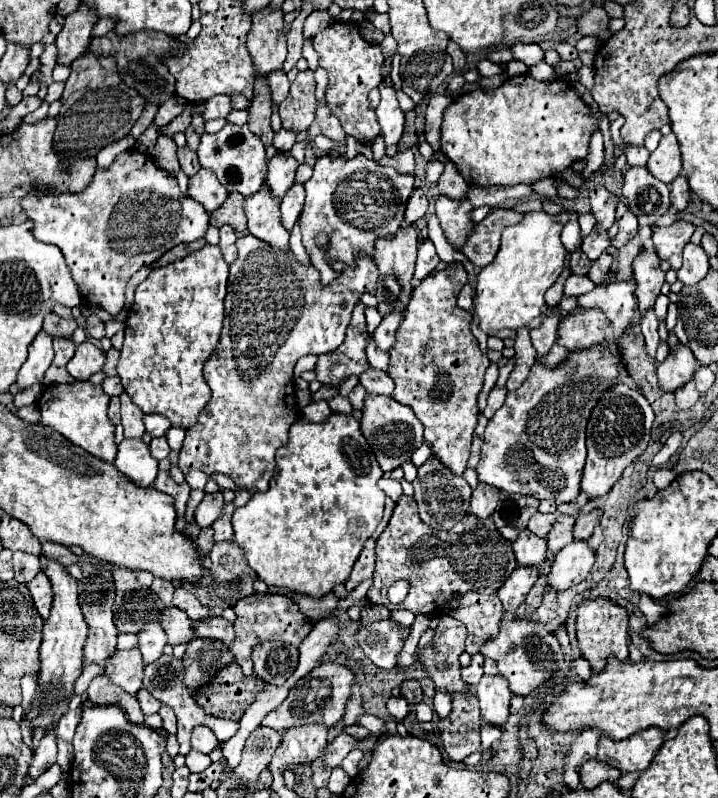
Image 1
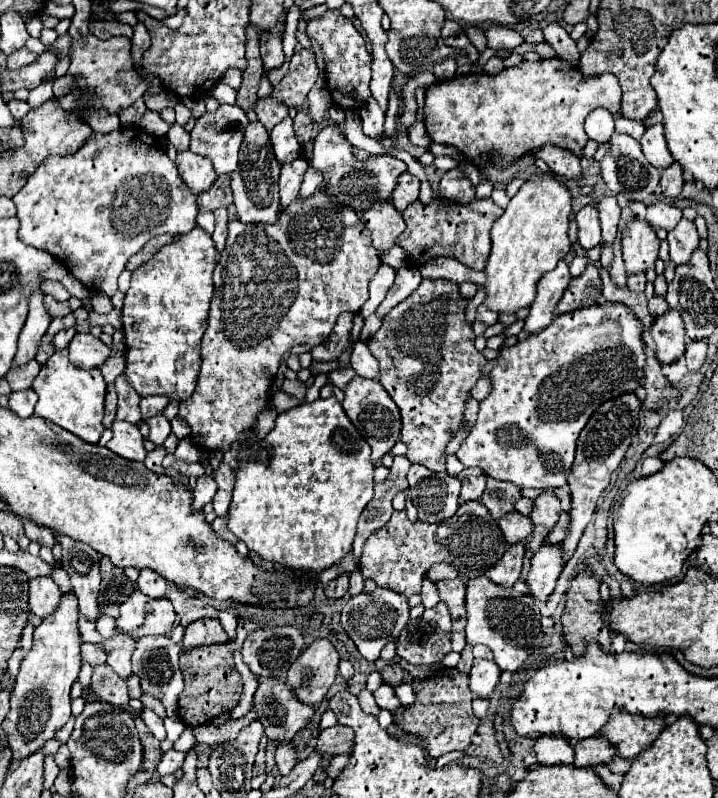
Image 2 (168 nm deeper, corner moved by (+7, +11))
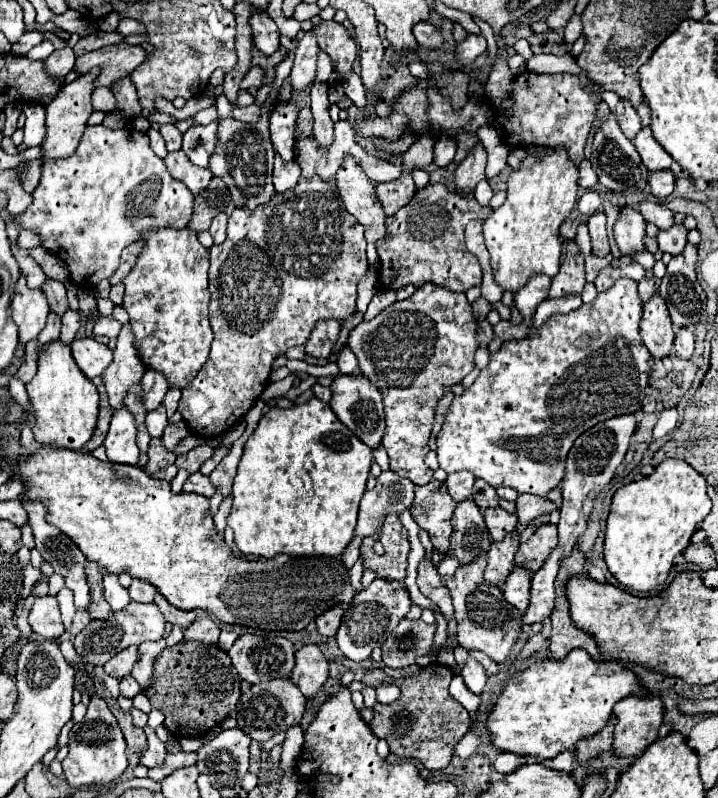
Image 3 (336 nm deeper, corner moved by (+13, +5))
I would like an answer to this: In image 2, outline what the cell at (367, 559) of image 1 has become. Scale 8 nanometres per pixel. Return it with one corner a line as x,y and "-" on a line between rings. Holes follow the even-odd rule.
340,575
338,579
334,579
334,581
330,581
328,585
324,585
324,595
326,595
326,599
330,599
330,601
342,599
346,591
348,591
348,575

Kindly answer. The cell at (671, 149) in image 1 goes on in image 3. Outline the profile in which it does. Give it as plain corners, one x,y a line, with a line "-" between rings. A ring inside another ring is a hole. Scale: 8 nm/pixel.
644,127
636,139
634,139
634,145
646,165
648,171
660,171
660,169
670,169
672,165
672,157
660,147
660,143
652,137
652,131
650,127

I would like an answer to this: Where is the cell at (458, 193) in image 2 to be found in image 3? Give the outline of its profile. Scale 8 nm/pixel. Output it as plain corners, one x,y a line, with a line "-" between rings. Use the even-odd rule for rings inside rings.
476,145
474,151
458,165
454,173
456,193
460,195
474,193
478,181
484,179
484,167
486,167
486,151
482,145

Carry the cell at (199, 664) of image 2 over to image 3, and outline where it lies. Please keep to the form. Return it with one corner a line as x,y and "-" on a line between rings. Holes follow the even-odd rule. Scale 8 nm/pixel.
180,641
174,647
166,647
156,659
156,683
152,691
146,691
154,709
164,713
166,729
176,737
198,737
220,725
230,713
236,711
236,703
240,699
240,675
232,667
230,657
222,649
200,649
202,643
196,641

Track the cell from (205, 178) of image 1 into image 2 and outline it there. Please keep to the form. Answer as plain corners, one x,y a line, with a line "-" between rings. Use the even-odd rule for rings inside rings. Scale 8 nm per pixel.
192,151
178,153
176,167
178,167
180,177
188,185
188,189
192,193
196,193
196,195
206,191
214,183
214,179
218,177
214,173
214,167
210,165
210,161
206,157
202,157
202,155
192,153

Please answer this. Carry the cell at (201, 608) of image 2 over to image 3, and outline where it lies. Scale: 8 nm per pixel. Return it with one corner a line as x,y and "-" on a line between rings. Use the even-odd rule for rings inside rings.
156,593
156,599
154,599
154,603
160,607
160,611
162,611
162,615
164,615
164,619
168,621
168,623
172,623
172,625
178,625
178,627
182,627
182,629
186,629
186,627
190,627
190,623
196,619
196,611
182,611
182,609
176,609
174,605
170,605
166,599
164,599
164,595
160,595
160,593

